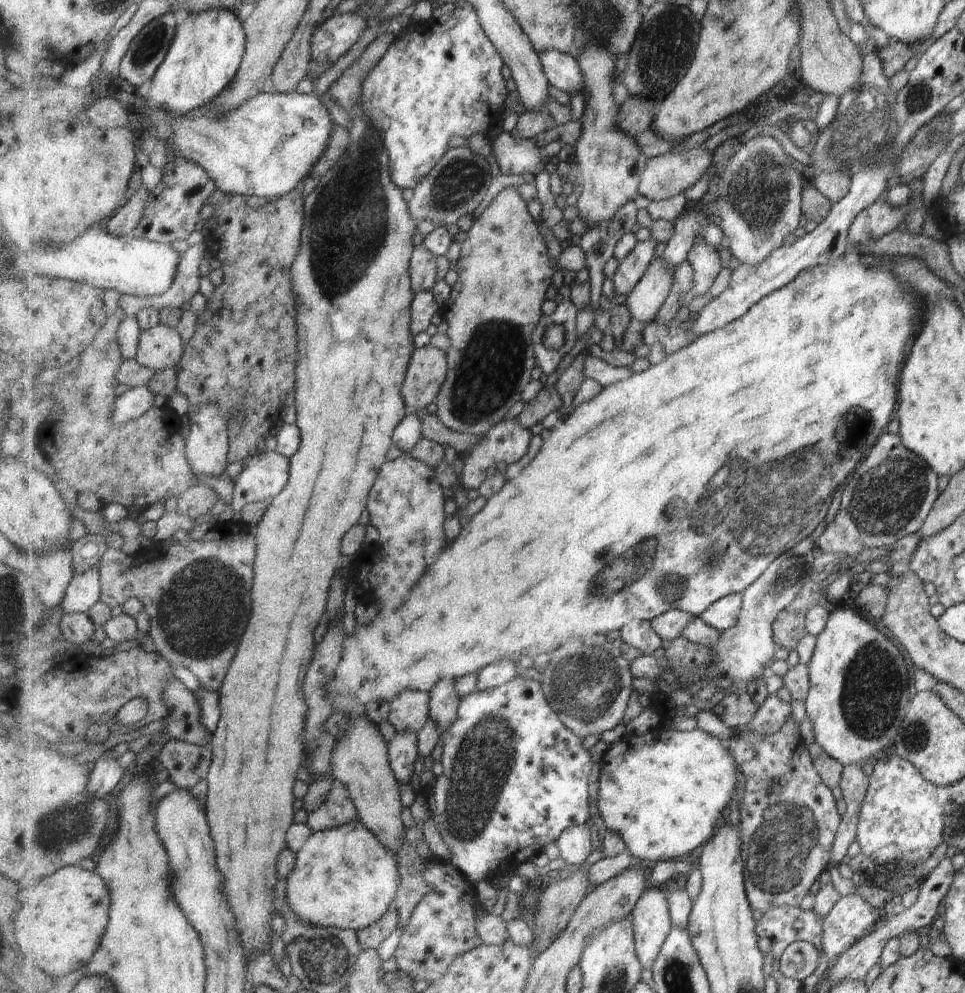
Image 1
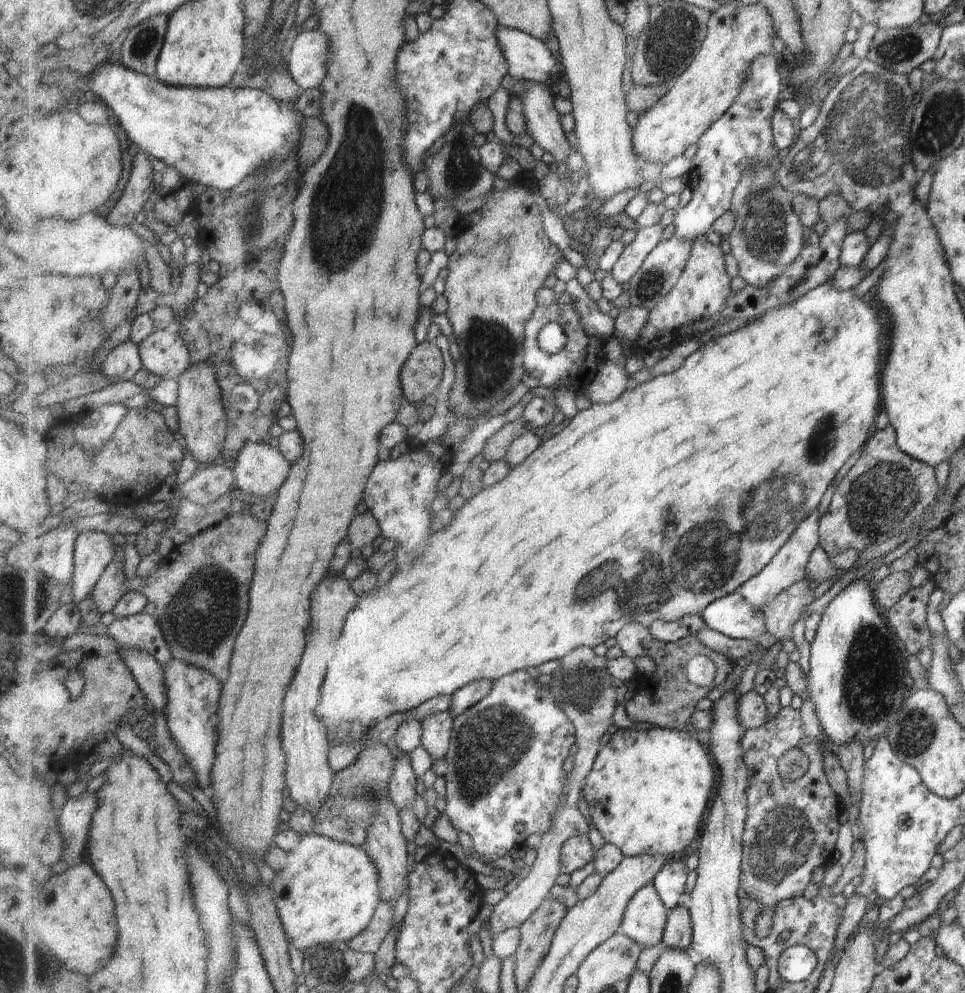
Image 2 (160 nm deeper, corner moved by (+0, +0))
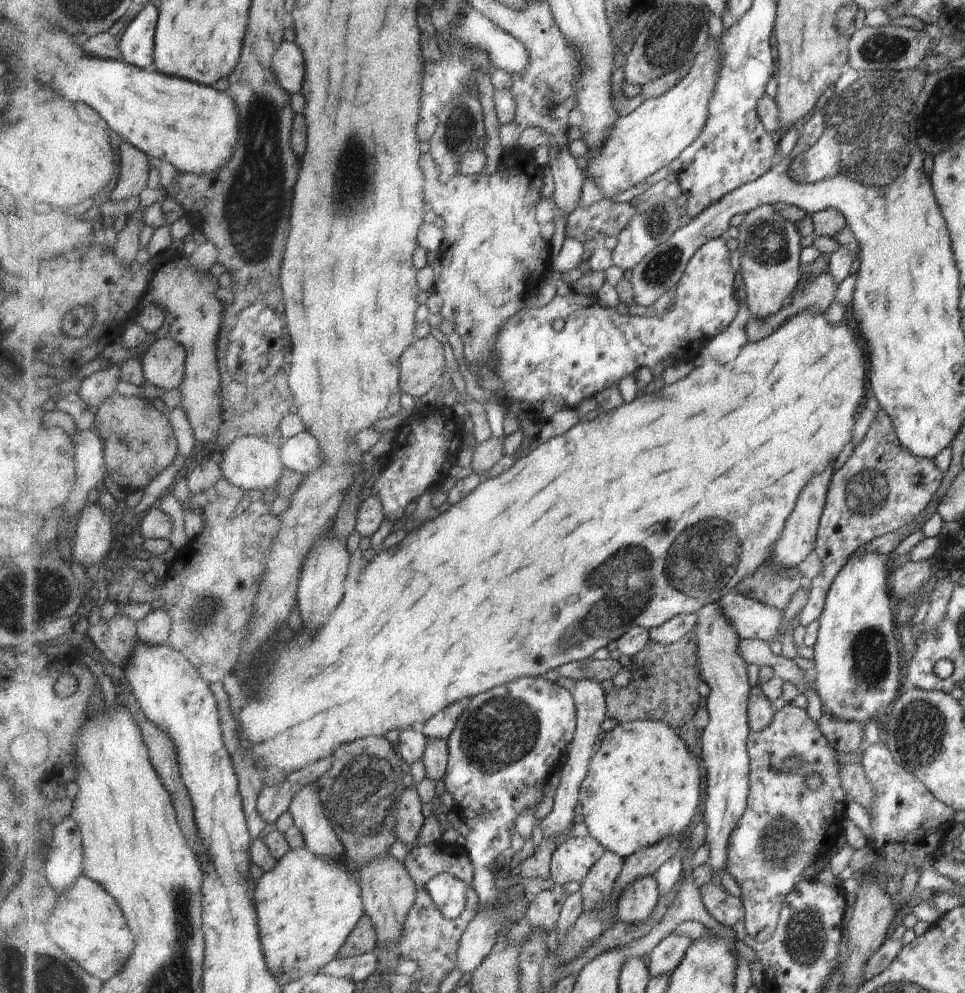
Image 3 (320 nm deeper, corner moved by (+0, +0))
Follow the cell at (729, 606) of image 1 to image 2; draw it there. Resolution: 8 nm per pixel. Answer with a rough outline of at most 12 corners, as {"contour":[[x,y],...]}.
{"contour":[[739,591],[701,615],[709,628],[753,644],[767,631]]}

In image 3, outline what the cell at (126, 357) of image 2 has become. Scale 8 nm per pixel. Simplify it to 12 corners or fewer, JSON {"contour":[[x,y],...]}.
{"contour":[[112,365],[84,379],[77,394],[97,412],[117,394],[120,368]]}

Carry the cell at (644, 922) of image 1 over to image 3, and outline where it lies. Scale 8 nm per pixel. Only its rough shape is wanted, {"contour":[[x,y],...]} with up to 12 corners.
{"contour":[[654,875],[627,885],[618,898],[617,916],[645,922],[662,891]]}

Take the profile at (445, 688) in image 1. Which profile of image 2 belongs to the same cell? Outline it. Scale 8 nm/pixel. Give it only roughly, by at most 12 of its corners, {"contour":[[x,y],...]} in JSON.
{"contour":[[451,711],[428,716],[422,746],[435,762],[448,753],[453,734]]}

